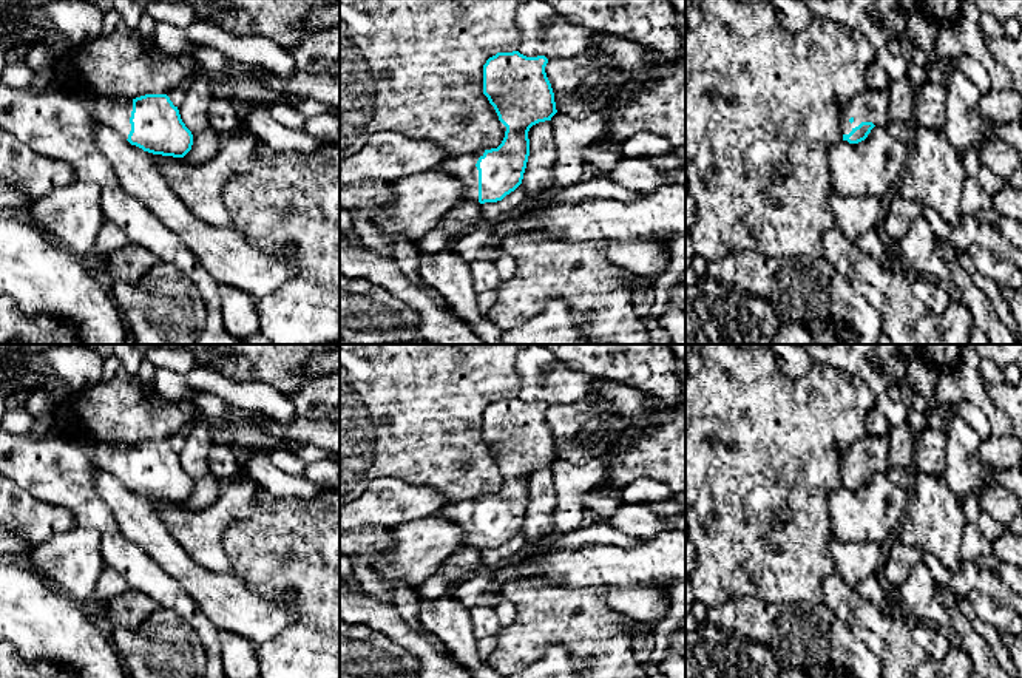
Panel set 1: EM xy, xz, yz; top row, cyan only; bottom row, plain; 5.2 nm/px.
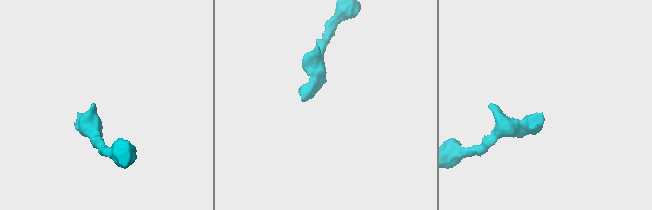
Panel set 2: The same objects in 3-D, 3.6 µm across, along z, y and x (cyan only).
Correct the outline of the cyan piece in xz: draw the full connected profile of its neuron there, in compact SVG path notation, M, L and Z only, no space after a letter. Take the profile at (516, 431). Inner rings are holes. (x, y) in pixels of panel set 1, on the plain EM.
M497 398L483 411L483 440L506 473L497 494L449 503L442 514L463 531L463 545L480 550L502 547L523 525L530 502L528 477L557 459L547 423L545 402Z

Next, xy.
M167 440L136 445L91 442L88 446L99 468L110 471L144 497L184 503L191 496L193 480Z

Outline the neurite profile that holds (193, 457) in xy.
M198 420L185 434L185 445L178 456L182 468L193 480L193 491L182 505L190 511L201 511L216 502L222 482L208 465L208 453L213 446L208 425Z

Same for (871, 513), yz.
M875 471L865 486L841 486L829 496L832 534L841 542L883 545L903 520L908 505L906 490L894 483L886 471Z

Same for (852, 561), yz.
M834 536L829 541L829 553L835 573L851 587L872 576L883 556L878 544L841 542Z

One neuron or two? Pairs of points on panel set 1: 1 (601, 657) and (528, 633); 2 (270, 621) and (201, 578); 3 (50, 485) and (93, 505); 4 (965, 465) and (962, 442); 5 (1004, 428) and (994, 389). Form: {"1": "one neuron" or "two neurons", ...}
{"1": "one neuron", "2": "one neuron", "3": "one neuron", "4": "one neuron", "5": "two neurons"}

